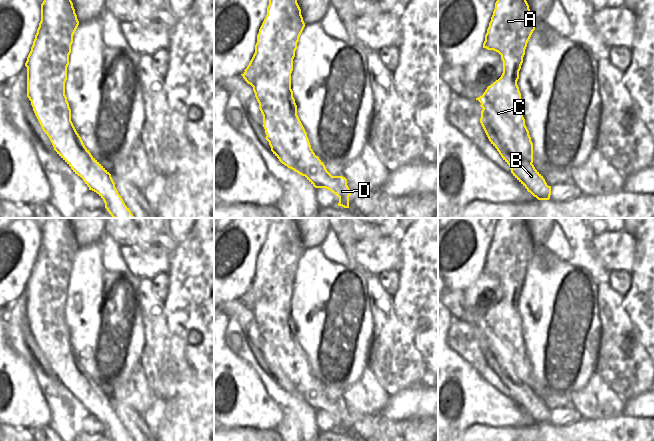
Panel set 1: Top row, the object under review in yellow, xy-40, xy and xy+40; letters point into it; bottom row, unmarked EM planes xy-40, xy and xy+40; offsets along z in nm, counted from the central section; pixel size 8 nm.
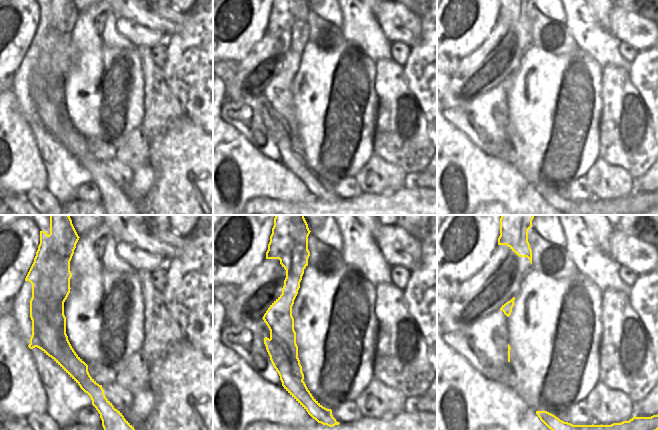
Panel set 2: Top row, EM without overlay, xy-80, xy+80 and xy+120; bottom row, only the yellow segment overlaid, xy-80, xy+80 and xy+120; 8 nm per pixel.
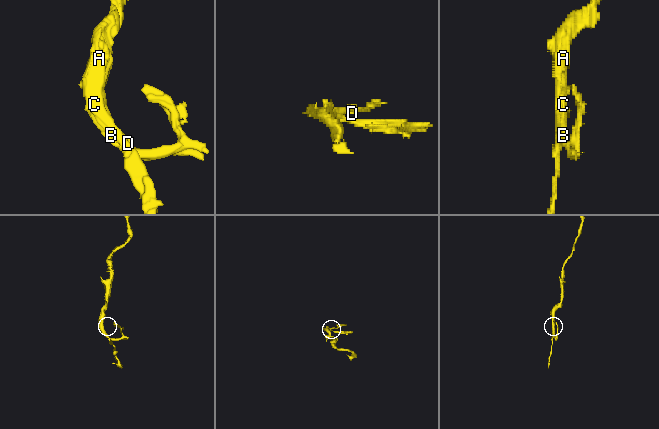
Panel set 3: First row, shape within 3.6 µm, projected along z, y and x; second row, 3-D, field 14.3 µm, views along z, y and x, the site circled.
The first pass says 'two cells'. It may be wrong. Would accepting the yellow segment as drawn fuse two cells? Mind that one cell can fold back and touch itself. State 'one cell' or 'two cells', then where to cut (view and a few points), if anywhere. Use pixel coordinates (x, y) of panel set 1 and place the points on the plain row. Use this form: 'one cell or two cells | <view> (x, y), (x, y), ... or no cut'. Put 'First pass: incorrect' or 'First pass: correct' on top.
First pass: correct
two cells | xy+40 (483, 332), (490, 347), (506, 359), (531, 387)

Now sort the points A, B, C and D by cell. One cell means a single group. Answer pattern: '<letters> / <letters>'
A C D / B

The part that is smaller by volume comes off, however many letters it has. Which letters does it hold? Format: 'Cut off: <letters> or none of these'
Cut off: B

